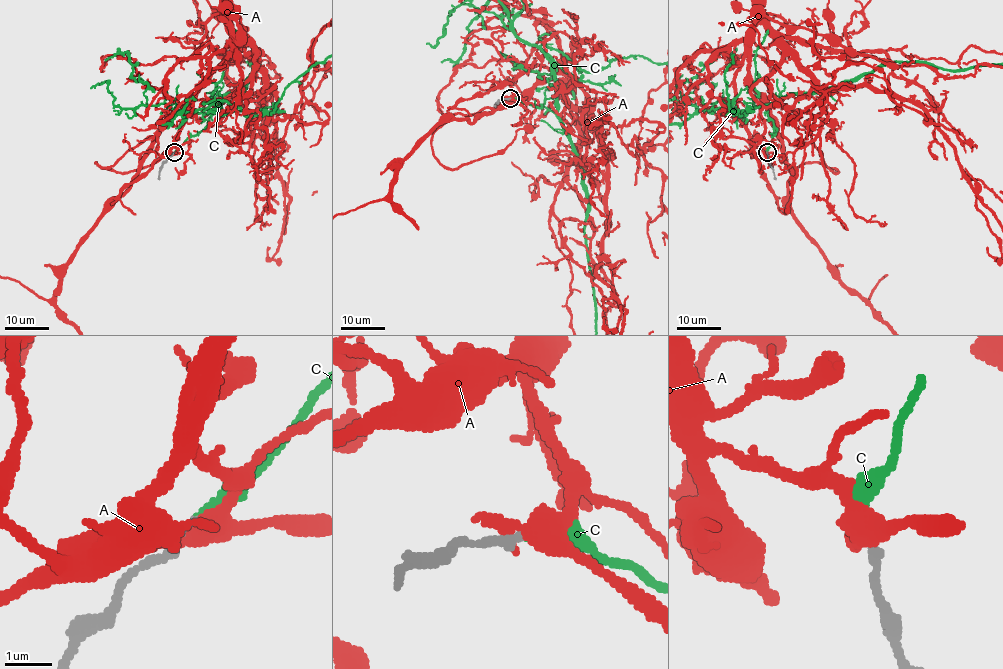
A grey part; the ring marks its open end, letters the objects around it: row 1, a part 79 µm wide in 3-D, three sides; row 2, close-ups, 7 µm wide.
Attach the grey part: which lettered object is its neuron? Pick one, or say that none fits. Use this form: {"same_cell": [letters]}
{"same_cell": ["C"]}

